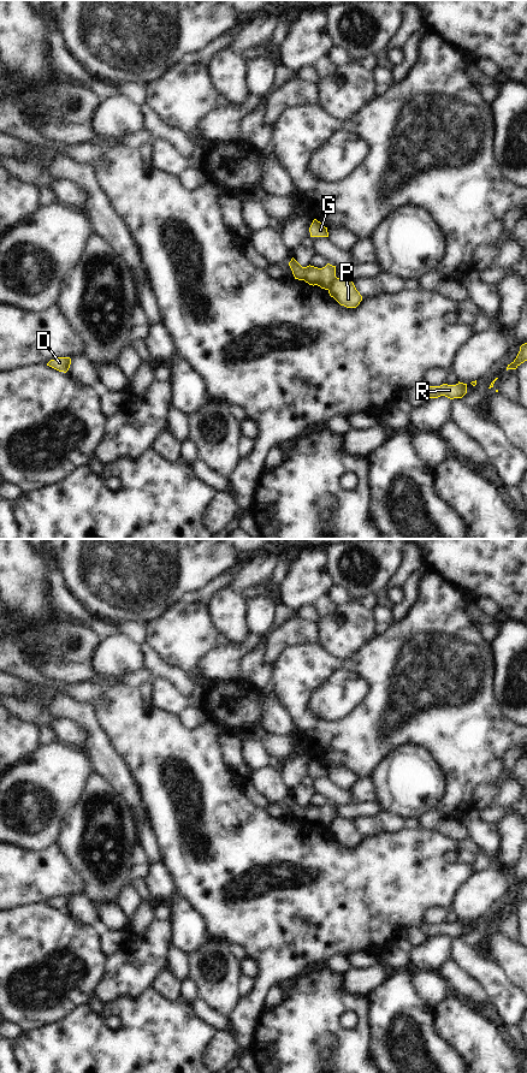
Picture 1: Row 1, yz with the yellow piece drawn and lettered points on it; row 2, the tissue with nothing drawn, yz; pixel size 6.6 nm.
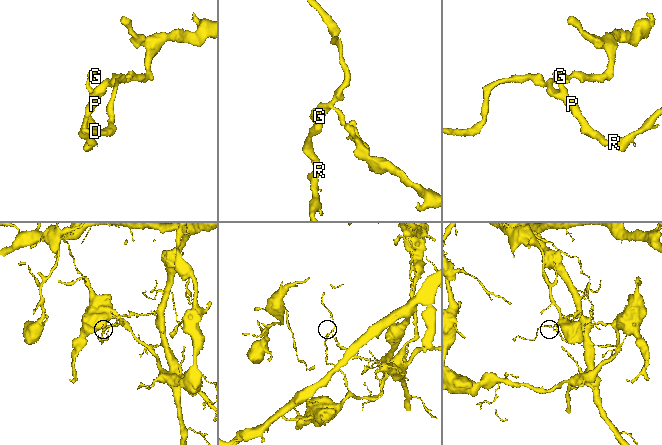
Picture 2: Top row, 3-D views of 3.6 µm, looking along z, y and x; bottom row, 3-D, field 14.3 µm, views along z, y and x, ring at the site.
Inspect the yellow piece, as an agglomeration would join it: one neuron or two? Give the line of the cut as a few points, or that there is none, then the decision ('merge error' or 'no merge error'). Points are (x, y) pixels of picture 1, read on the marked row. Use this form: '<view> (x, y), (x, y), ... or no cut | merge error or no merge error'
yz (336, 277), (327, 289) | merge error

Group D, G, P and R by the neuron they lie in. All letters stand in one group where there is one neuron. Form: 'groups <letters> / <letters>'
groups D G / P R

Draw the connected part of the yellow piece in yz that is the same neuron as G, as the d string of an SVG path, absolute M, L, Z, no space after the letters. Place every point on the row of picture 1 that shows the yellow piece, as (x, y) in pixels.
M316 219L313 220L309 227L310 237L328 237L327 227Z

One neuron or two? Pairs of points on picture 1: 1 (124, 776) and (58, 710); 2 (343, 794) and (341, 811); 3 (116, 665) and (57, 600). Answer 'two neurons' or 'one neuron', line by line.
1: one neuron
2: two neurons
3: two neurons

